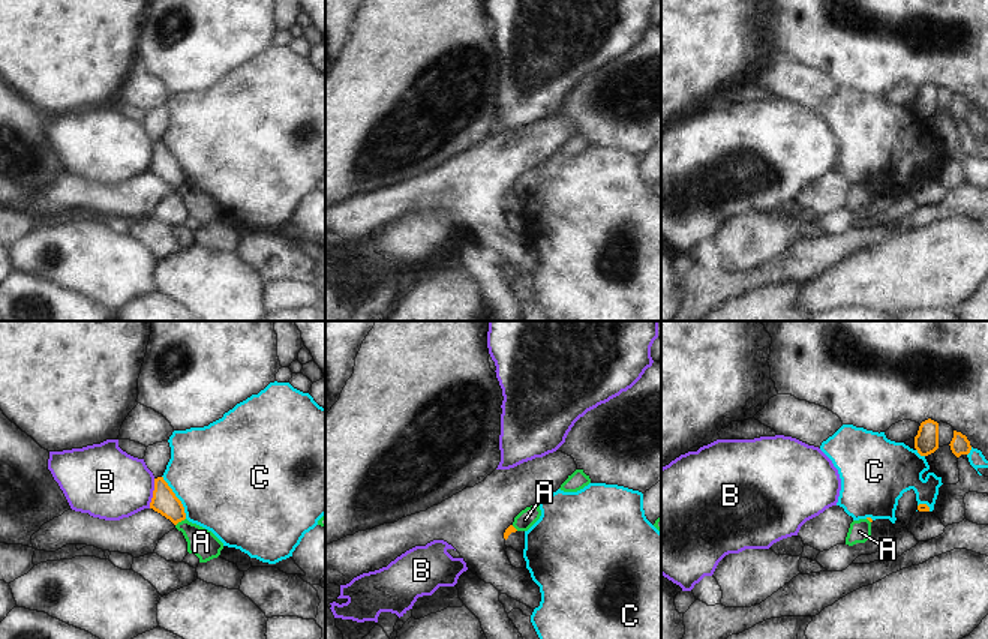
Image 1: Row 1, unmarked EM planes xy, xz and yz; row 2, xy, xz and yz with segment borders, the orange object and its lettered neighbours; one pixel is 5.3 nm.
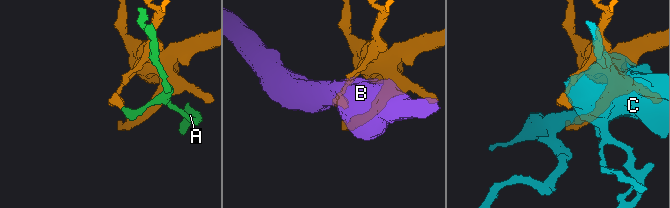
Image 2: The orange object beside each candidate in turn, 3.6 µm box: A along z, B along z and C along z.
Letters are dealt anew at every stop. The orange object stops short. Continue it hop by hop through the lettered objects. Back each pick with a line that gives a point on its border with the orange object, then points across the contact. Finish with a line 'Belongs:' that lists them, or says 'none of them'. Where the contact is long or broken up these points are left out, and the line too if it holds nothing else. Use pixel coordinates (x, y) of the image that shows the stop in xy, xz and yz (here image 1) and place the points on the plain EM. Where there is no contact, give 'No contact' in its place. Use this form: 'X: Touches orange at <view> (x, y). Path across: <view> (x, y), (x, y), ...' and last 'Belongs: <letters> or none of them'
Belongs: none of them.

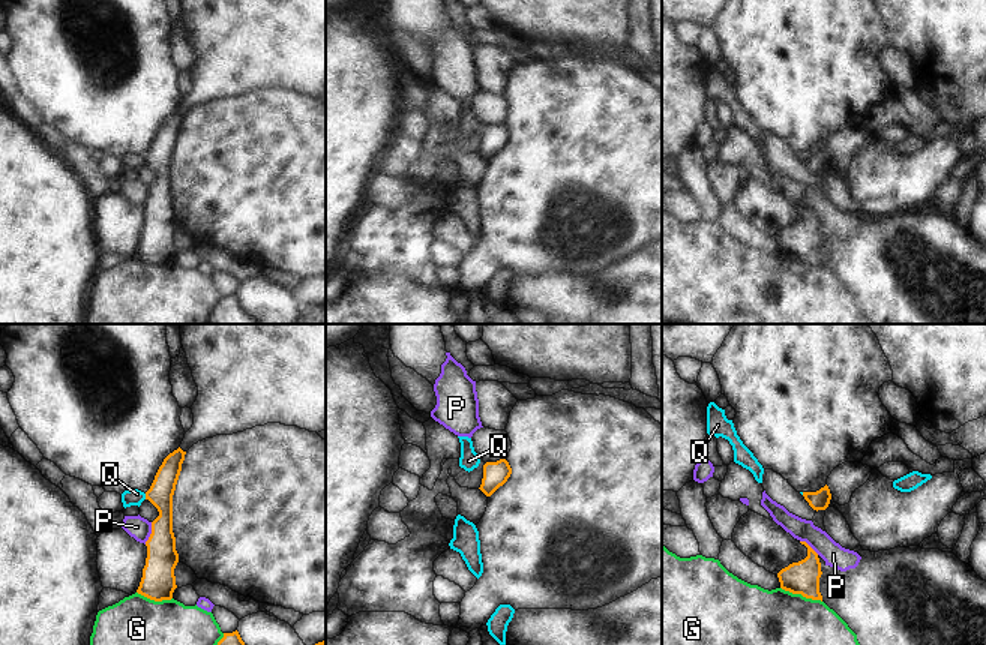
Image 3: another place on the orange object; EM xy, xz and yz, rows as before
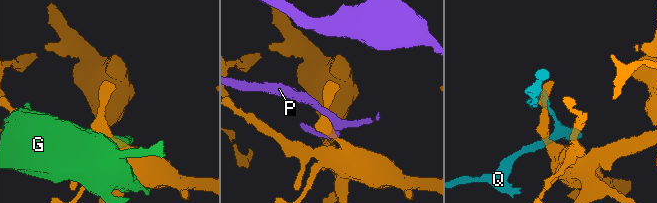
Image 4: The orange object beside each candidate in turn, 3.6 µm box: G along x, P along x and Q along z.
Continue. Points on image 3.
Belongs: none of them.

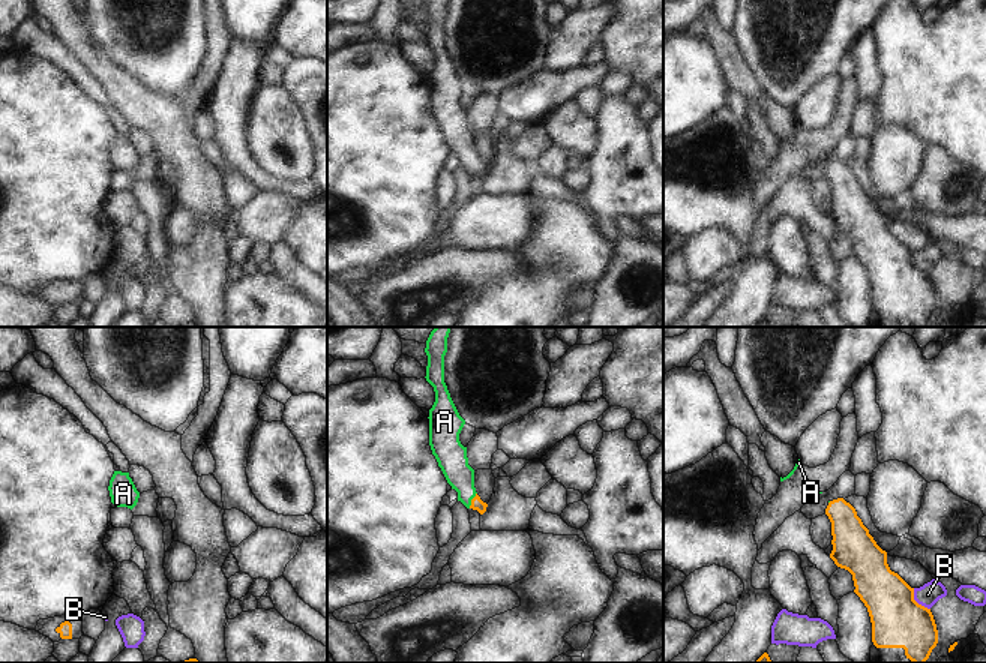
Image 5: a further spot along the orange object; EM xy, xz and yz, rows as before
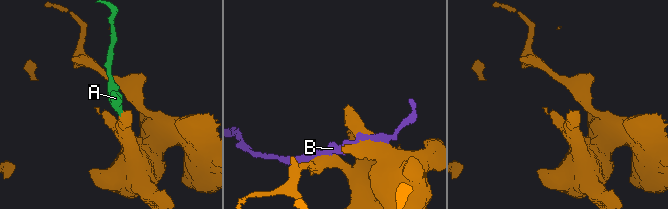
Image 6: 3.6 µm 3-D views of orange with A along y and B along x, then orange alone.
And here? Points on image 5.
A: Touches orange at xz (471, 164). Path across: xz (477, 168), (471, 164), (452, 122)
Belongs: A.

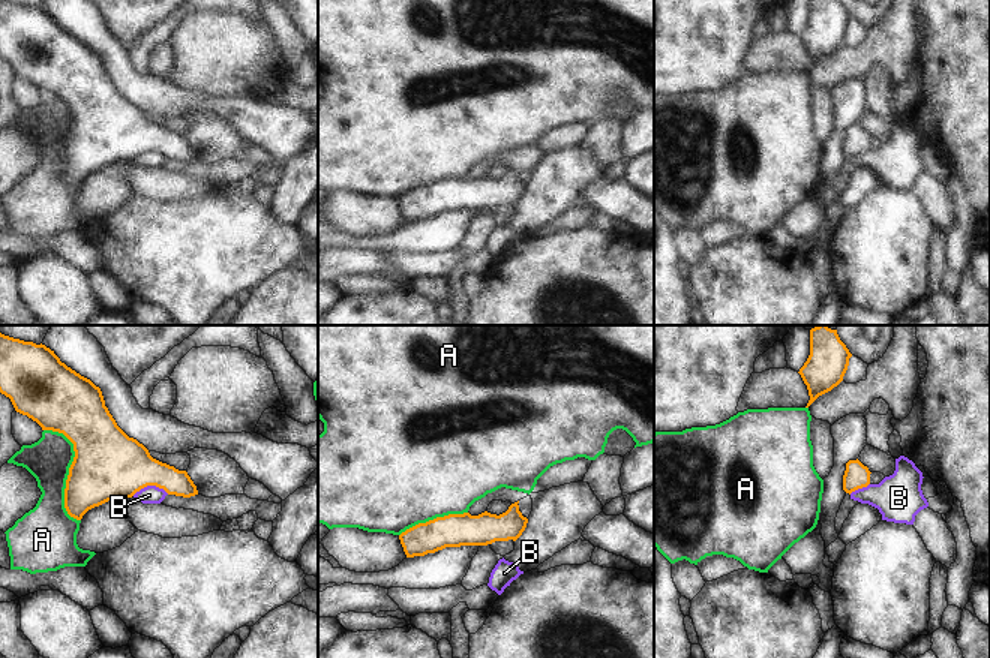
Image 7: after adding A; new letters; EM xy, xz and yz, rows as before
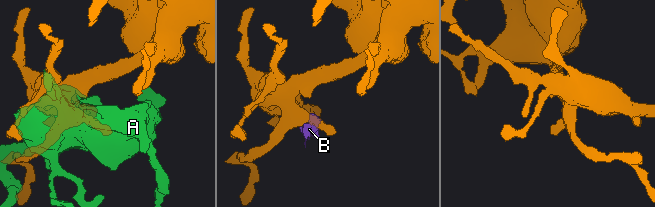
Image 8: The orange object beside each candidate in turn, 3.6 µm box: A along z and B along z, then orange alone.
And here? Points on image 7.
Belongs: none of them.

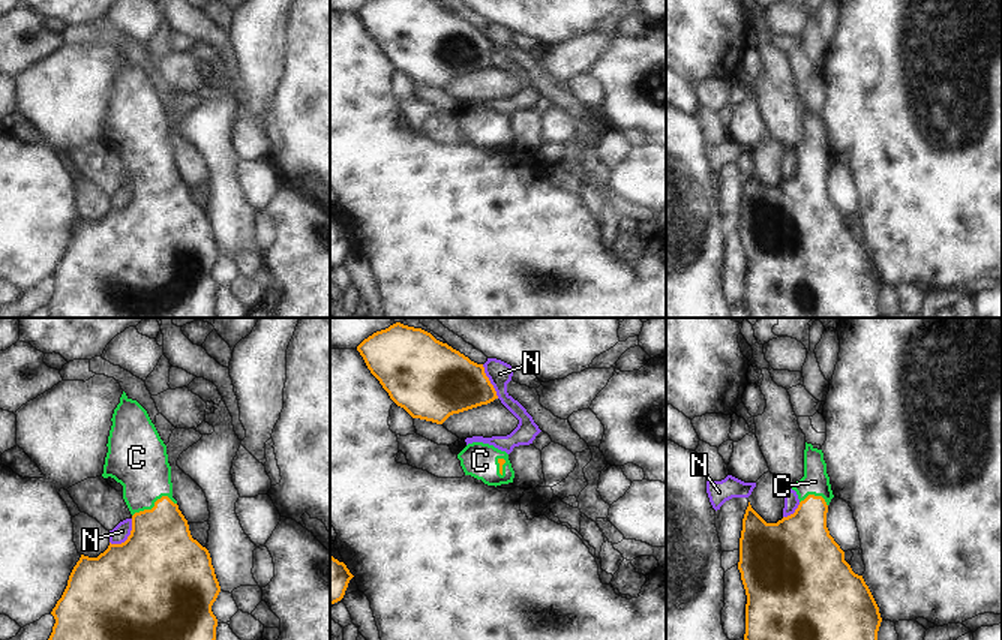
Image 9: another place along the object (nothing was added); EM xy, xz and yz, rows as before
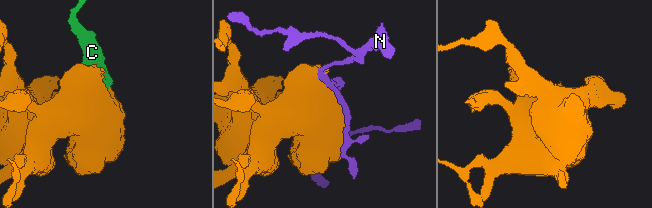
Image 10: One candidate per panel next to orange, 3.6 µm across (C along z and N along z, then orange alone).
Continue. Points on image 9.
C: Touches orange at xy (155, 168). Path across: xy (159, 215), (155, 168), (138, 125)
Belongs: C.

